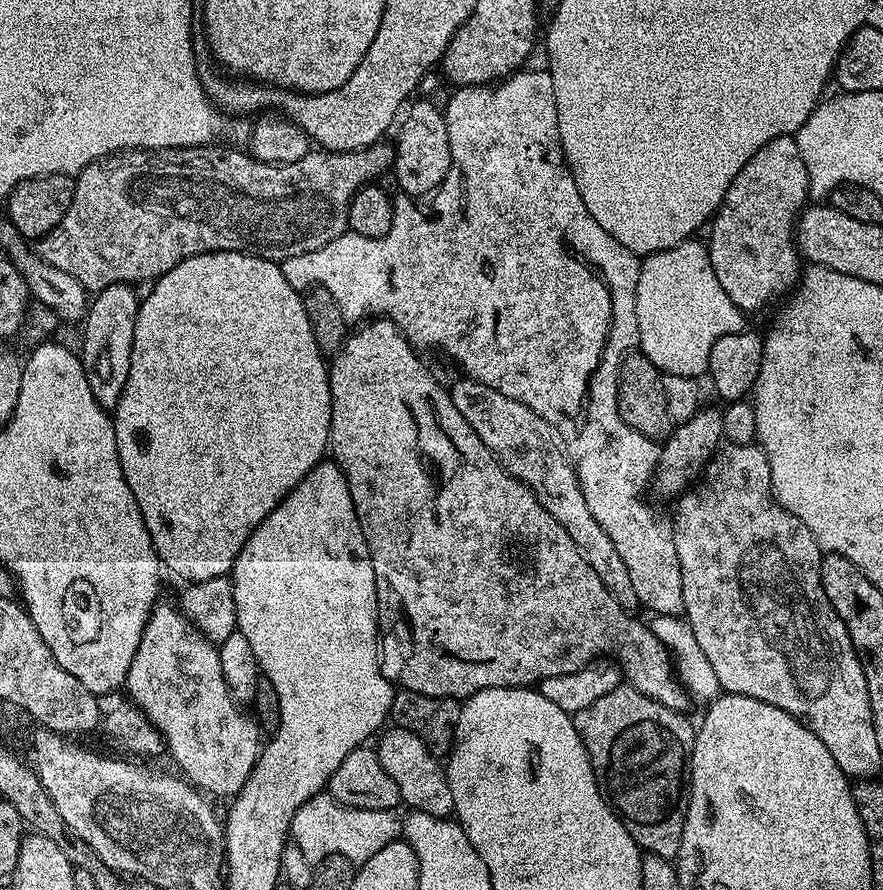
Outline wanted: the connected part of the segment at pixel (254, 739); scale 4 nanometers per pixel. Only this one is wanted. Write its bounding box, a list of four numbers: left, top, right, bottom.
[124,602,262,798]

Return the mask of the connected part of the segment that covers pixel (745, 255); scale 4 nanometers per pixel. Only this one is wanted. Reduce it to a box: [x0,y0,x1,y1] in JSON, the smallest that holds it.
[707,134,812,312]

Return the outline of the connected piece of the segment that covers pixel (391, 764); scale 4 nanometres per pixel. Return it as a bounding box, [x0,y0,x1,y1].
[375,726,454,818]

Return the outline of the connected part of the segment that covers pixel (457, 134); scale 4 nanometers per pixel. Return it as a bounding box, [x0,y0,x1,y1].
[279,67,684,616]

